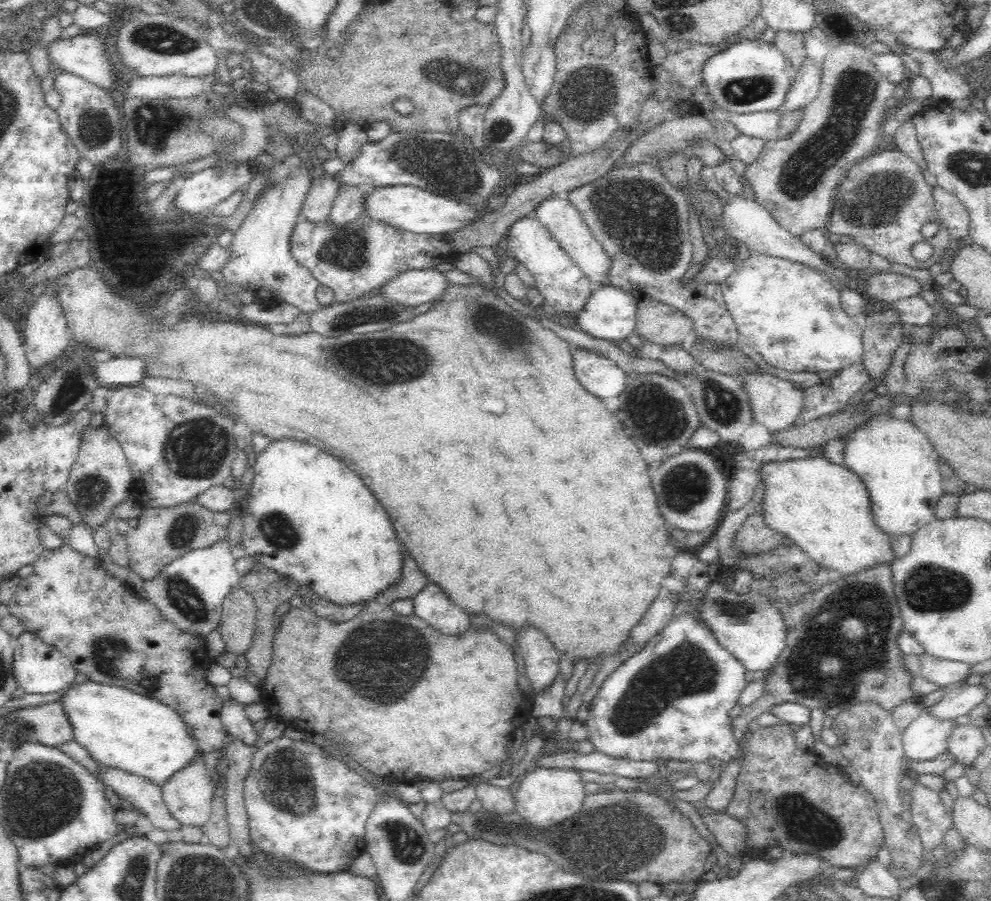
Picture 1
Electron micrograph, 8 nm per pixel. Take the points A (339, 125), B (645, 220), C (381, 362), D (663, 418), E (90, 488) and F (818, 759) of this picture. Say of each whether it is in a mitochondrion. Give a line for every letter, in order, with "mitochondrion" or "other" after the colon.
A: other
B: mitochondrion
C: mitochondrion
D: mitochondrion
E: mitochondrion
F: other

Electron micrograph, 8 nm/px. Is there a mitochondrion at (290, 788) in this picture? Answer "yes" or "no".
yes

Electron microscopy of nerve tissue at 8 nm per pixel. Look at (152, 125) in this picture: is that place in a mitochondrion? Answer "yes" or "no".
yes

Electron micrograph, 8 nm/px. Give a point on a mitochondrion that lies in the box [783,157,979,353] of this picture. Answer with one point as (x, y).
(894, 196)

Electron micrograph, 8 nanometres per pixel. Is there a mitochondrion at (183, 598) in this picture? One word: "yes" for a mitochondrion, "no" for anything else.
yes

